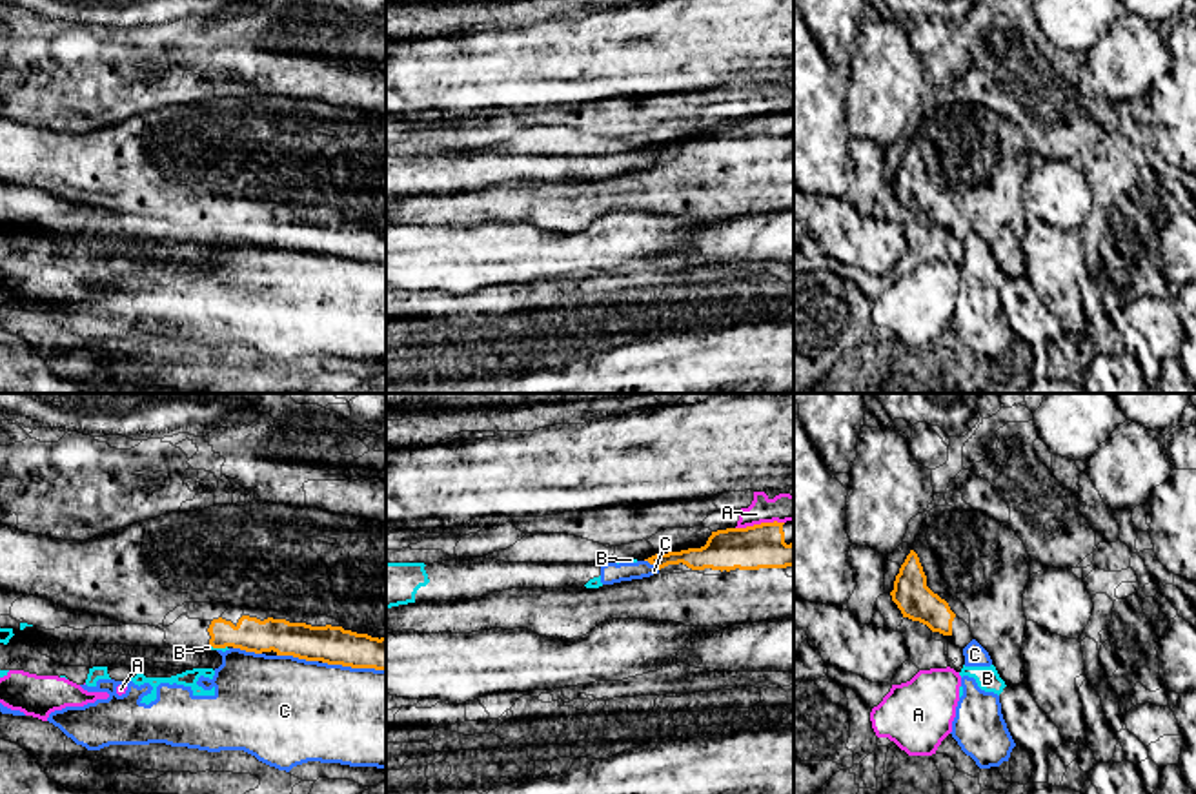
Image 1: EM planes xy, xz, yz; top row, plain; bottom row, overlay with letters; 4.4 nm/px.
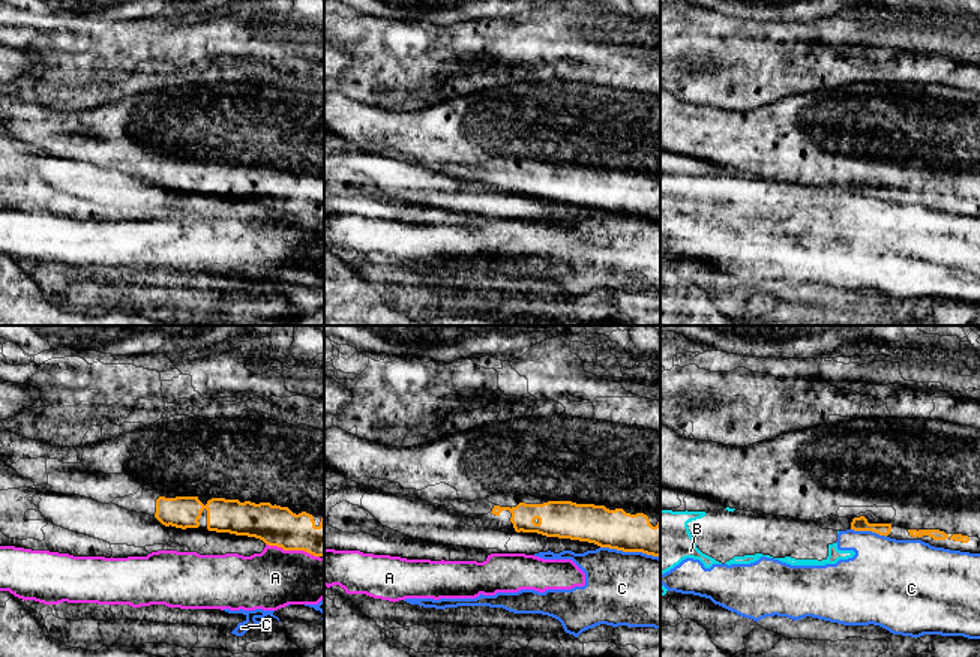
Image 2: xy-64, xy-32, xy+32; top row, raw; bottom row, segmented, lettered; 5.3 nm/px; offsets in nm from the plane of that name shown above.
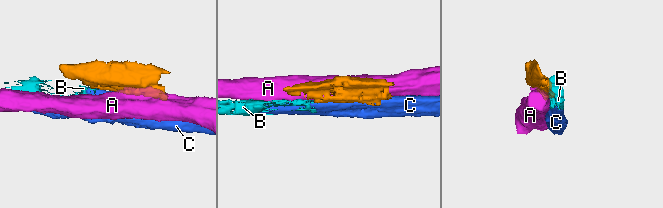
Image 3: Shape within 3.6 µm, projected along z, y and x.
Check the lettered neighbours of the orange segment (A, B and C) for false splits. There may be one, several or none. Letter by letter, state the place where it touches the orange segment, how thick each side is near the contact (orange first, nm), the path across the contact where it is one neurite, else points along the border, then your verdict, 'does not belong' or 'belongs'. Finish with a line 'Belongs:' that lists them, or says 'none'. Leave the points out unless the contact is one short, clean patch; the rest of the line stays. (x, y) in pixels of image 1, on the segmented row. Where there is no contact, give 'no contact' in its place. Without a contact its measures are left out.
A: xz (761, 523) | 190/120 nm | does not belong
B: xy (219, 647) | 150/20 nm | along xy (210, 645), (226, 647) | does not belong
C: xy (354, 667) | 170/440 nm | does not belong
Belongs: none

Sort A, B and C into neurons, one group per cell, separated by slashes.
A / B C

